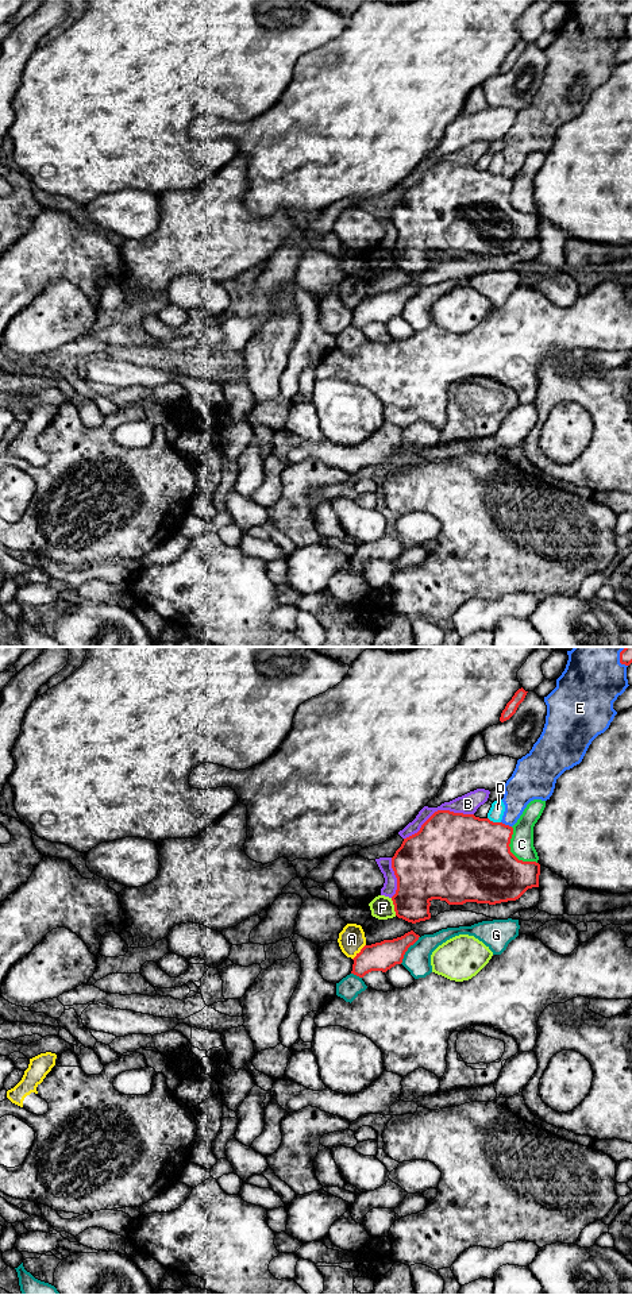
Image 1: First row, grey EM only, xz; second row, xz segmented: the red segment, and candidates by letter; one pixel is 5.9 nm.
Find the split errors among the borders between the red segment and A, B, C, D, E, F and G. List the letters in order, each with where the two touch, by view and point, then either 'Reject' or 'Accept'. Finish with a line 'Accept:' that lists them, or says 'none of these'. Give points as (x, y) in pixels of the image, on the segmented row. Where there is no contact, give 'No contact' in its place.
A: Touches red at xz (359, 952). Reject
B: Touches red at xz (438, 810). Reject
C: Touches red at xz (511, 852). Reject
D: Touches red at xz (494, 823). Reject
E: Touches red at xz (507, 825). Reject
F: Touches red at xz (394, 906). Reject
G: Touches red at xz (407, 949). Reject
Accept: none of these

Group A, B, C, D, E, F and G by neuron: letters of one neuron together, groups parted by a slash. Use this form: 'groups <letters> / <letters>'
groups A / B / C / D / E / F / G

